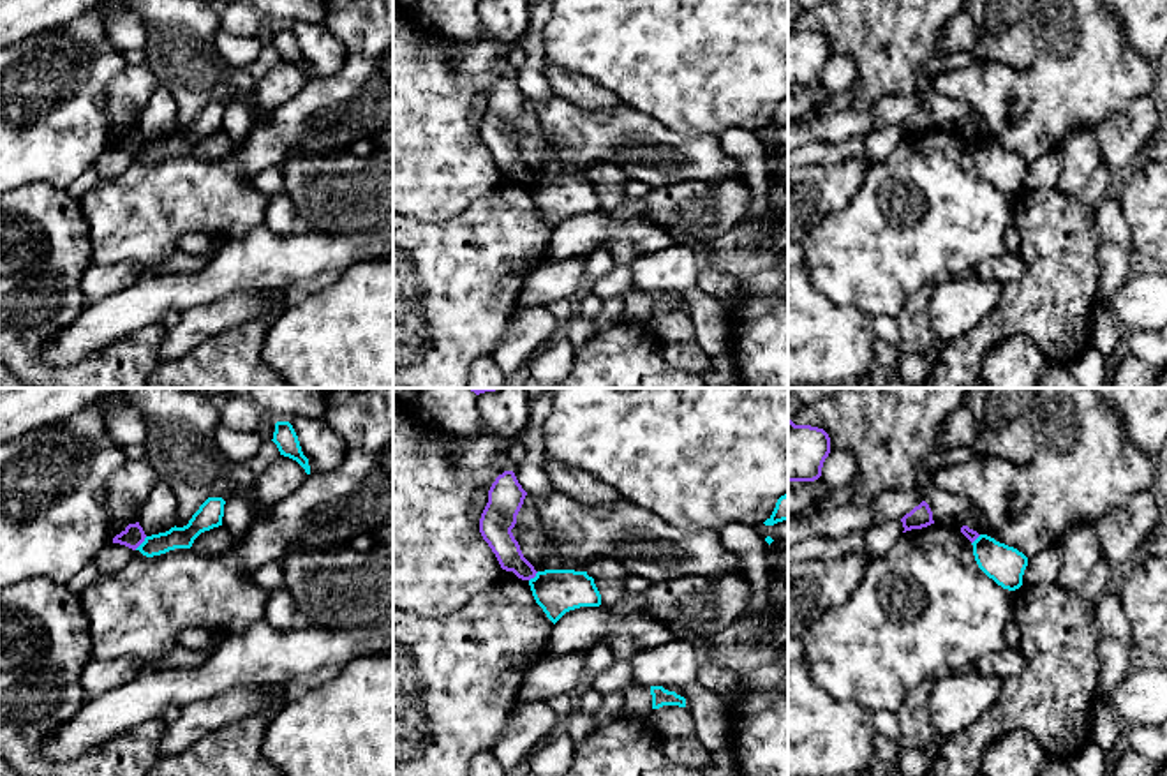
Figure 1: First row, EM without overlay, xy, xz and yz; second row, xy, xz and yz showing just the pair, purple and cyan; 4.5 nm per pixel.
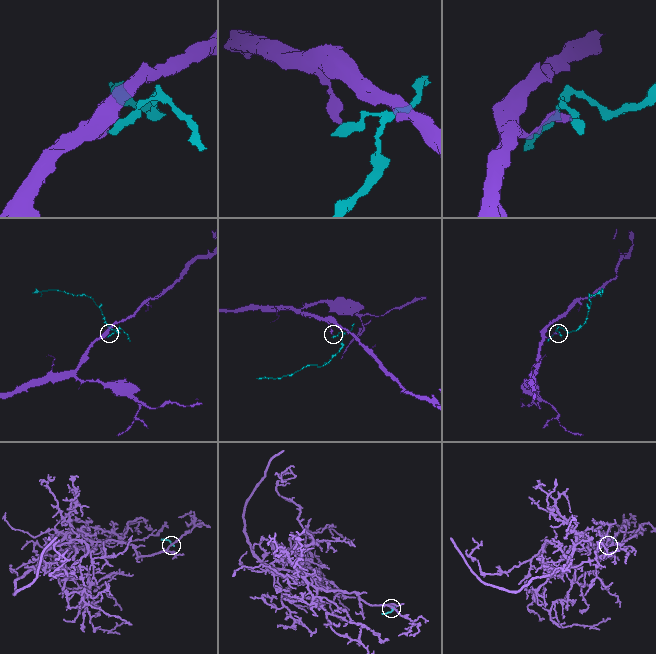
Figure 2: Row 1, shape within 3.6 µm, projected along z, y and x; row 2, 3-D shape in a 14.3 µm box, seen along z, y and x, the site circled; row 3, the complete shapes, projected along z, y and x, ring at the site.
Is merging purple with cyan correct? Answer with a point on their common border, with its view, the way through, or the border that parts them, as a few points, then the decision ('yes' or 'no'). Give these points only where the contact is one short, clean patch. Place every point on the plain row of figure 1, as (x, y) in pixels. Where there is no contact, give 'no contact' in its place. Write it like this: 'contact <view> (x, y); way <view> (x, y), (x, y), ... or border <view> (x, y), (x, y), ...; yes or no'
contact xy (140, 149); border xy (147, 141), (134, 154); no

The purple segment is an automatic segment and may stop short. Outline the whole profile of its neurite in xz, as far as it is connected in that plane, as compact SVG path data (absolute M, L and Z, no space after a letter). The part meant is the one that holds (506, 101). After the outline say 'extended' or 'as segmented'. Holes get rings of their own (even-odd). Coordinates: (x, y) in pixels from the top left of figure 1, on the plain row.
M504 76L488 95L488 108L479 123L479 138L506 176L513 176L522 185L536 182L534 171L524 162L511 134L524 109L527 97L518 88L513 76Z; as segmented

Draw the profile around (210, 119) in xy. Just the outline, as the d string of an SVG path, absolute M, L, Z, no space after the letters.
M208 102L187 131L175 131L166 138L146 141L136 155L146 162L153 162L175 153L190 153L201 138L222 131L224 109L222 102Z

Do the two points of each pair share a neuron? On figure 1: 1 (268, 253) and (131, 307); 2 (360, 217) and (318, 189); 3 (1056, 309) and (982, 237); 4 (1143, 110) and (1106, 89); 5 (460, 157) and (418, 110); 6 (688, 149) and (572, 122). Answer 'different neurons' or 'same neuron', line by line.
1: same neuron
2: same neuron
3: different neurons
4: different neurons
5: same neuron
6: same neuron

